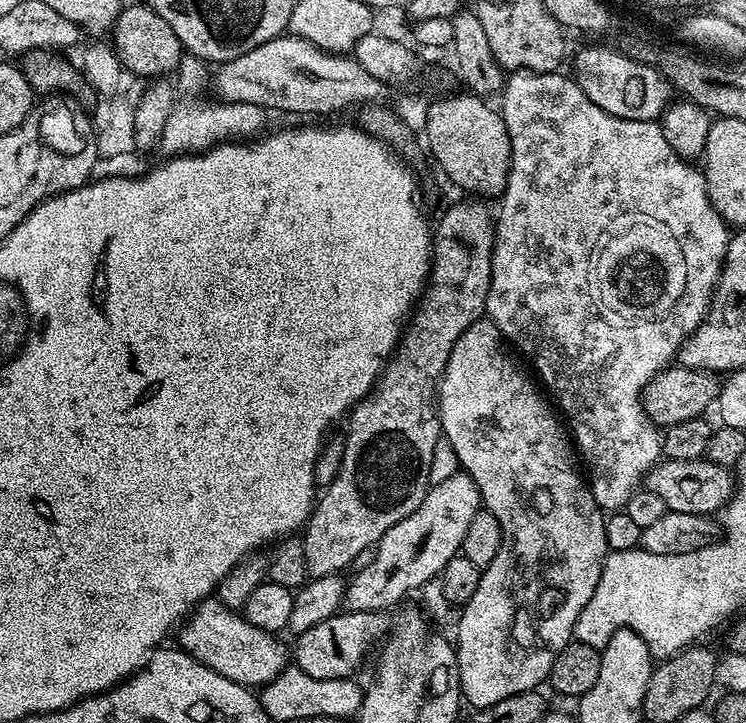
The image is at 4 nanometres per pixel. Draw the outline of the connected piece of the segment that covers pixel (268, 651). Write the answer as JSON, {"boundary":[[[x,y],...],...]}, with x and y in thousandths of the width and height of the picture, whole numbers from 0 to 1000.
{"boundary":[[[294,827],[269,830],[252,848],[240,874],[240,895],[252,906],[271,916],[282,927],[298,932],[298,938],[308,938],[339,954],[361,946],[389,918],[387,892],[385,896],[375,887],[374,878],[346,871],[346,866],[328,858],[320,845],[306,841]]]}

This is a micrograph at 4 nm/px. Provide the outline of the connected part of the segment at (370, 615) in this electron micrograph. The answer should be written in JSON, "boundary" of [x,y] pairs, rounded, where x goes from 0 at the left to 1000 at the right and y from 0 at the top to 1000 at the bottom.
{"boundary":[[[457,844],[450,851],[403,873],[394,891],[394,918],[416,938],[472,938],[479,934],[483,917],[499,895],[508,892],[523,873],[523,858],[513,846],[468,846]]]}

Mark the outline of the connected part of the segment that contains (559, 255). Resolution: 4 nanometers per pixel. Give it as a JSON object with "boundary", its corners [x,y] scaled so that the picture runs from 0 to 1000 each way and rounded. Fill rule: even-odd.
{"boundary":[[[688,98],[680,107],[669,134],[672,138],[668,154],[682,183],[686,225],[680,260],[668,277],[670,293],[668,288],[668,297],[662,304],[665,333],[660,347],[660,383],[651,412],[651,437],[664,448],[672,466],[682,477],[693,476],[708,491],[709,501],[718,508],[717,519],[723,530],[753,571],[776,629],[779,625],[788,640],[786,664],[800,700],[819,711],[840,698],[842,690],[865,668],[869,654],[887,635],[887,598],[863,570],[863,535],[910,494],[912,480],[925,462],[930,462],[930,456],[954,425],[954,409],[960,405],[960,391],[976,344],[979,311],[962,296],[962,290],[957,290],[946,268],[942,237],[932,225],[917,221],[903,213],[903,207],[898,207],[898,196],[893,196],[893,185],[887,185],[881,167],[840,166],[812,158],[812,152],[796,147],[796,141],[786,136],[765,104],[751,104],[749,98]],[[853,346],[855,357],[861,360],[839,360],[845,351],[853,351]]]}

